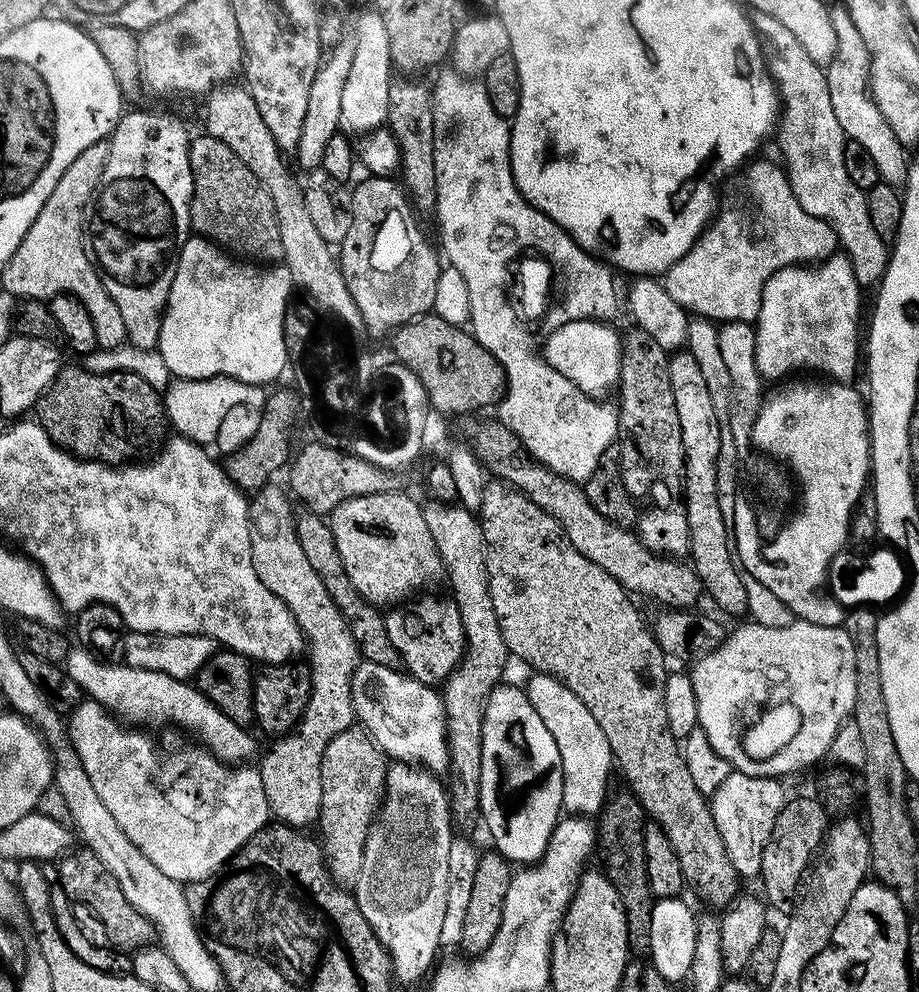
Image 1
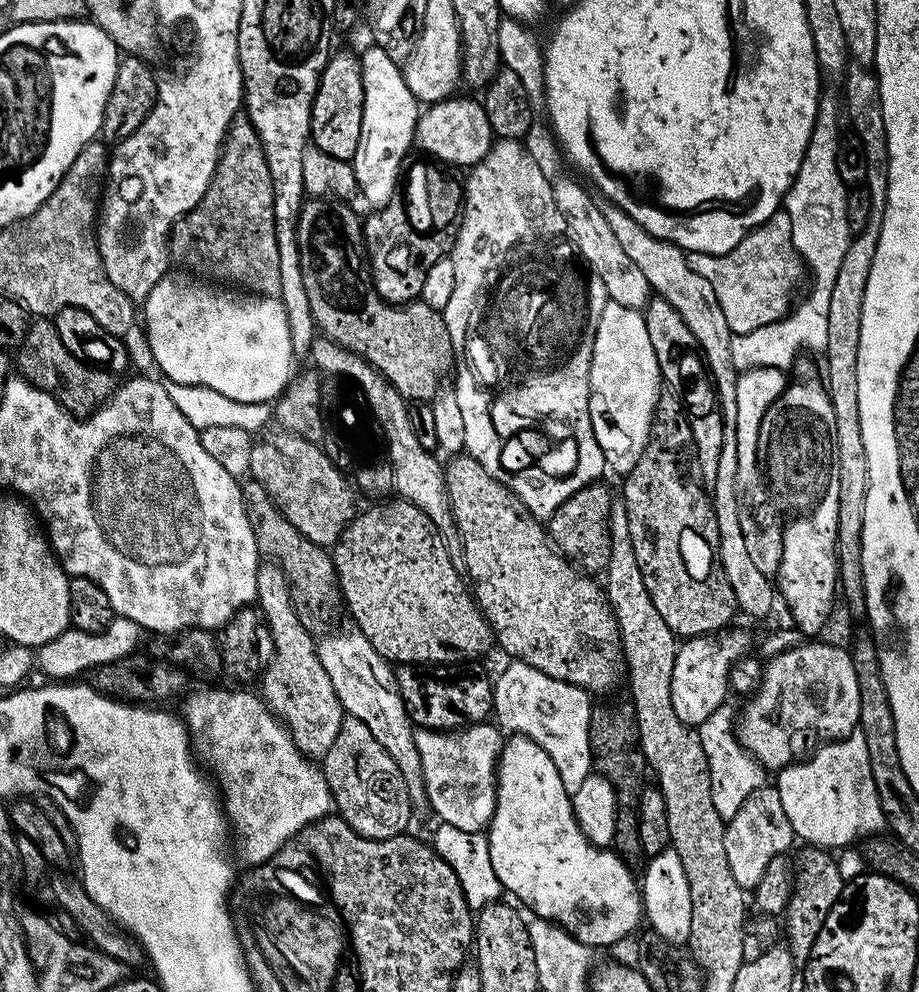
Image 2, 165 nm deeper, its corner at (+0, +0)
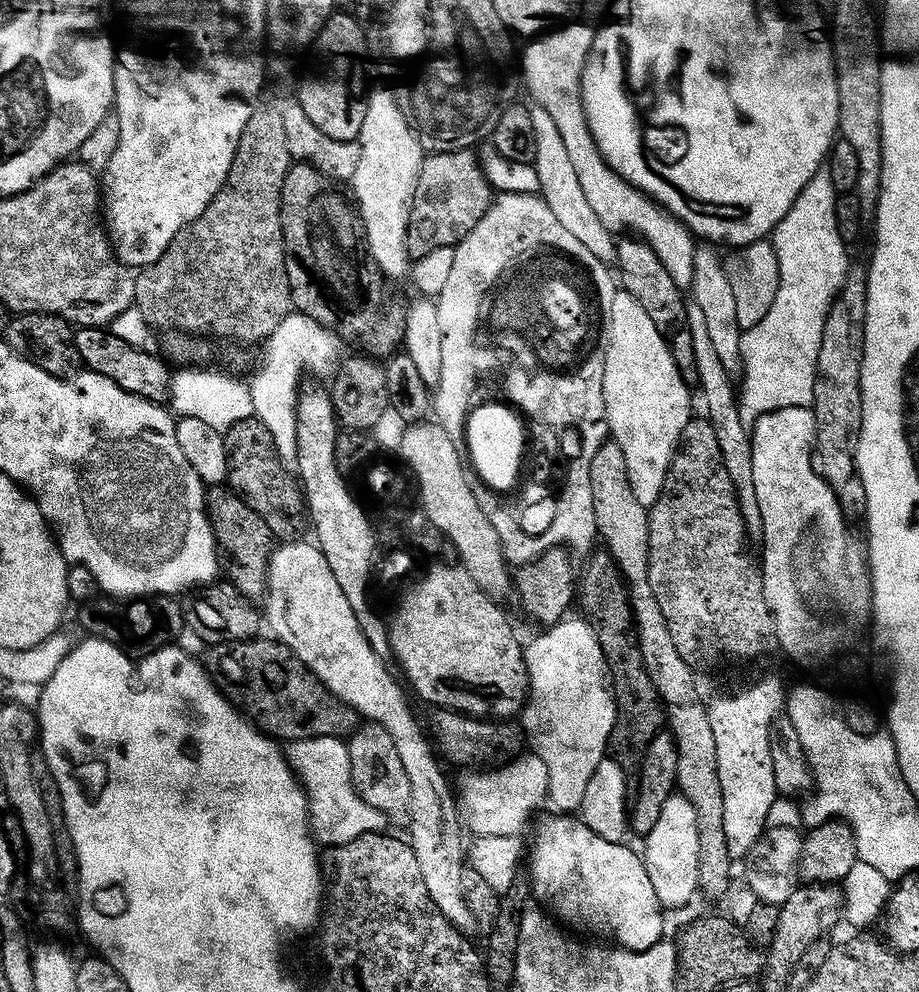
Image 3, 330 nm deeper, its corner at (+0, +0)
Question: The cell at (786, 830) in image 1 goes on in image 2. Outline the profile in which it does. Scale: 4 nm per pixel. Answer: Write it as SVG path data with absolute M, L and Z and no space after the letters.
M804 846L801 849L801 852L797 854L796 858L794 856L792 892L789 894L788 907L784 909L784 915L782 917L782 928L786 933L786 947L790 950L792 963L797 966L807 964L811 958L814 946L818 942L818 934L822 930L822 926L826 922L830 910L840 901L840 895L846 883L836 865L837 857L831 851L813 846Z

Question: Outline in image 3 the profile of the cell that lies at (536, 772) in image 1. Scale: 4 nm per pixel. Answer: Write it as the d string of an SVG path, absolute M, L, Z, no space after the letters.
M551 815L537 822L532 832L532 849L526 852L528 872L532 875L532 892L541 900L539 903L557 921L565 920L560 922L569 929L581 928L584 932L609 936L612 939L609 941L621 948L629 948L631 952L645 952L650 946L661 943L666 912L658 895L654 894L653 883L650 882L641 853L627 848L627 843L615 844L594 834L594 830L586 827L584 821L575 815Z

